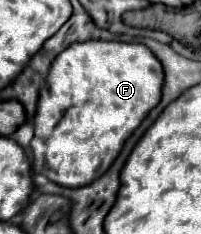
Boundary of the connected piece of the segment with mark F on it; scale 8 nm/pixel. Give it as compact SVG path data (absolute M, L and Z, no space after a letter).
M120 41L72 43L52 61L46 83L40 89L34 115L34 137L30 141L32 169L62 187L84 187L92 183L118 157L124 141L142 123L148 111L158 105L160 89L162 65L158 65L158 59L154 59L148 47Z

